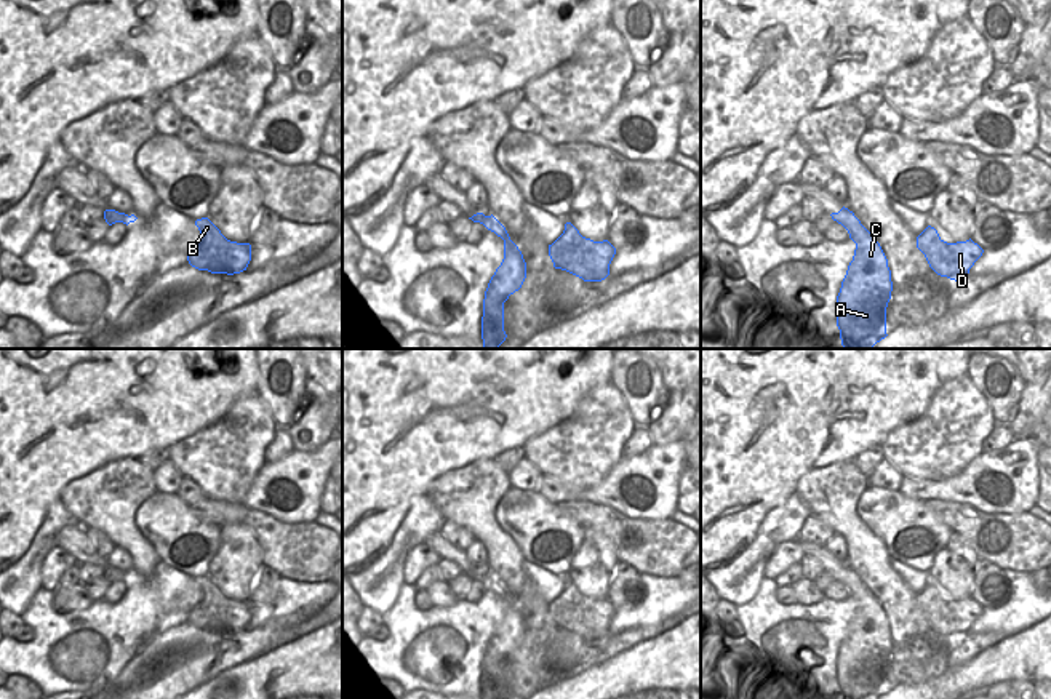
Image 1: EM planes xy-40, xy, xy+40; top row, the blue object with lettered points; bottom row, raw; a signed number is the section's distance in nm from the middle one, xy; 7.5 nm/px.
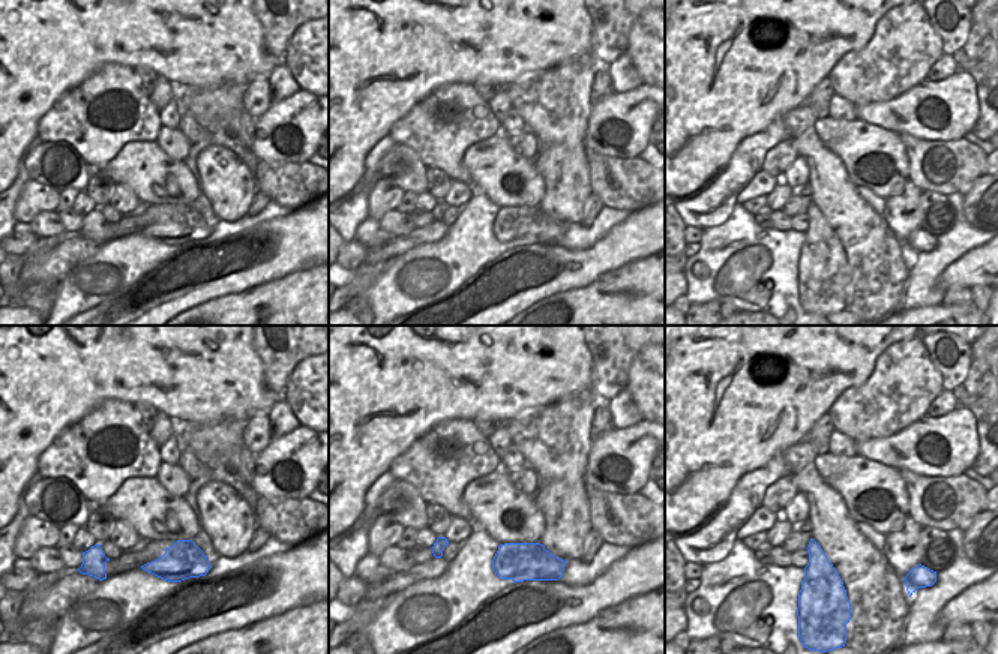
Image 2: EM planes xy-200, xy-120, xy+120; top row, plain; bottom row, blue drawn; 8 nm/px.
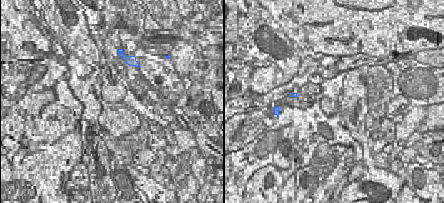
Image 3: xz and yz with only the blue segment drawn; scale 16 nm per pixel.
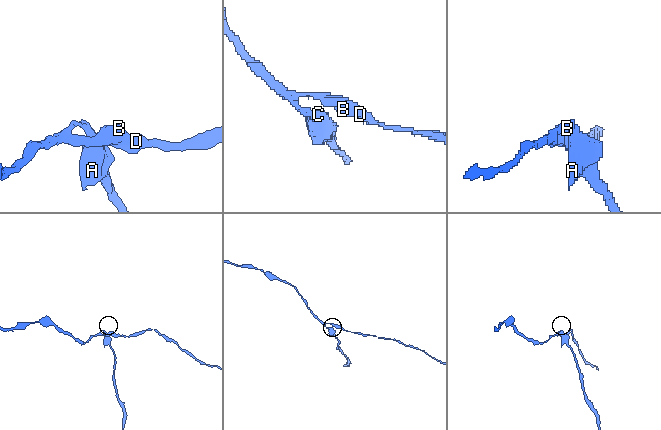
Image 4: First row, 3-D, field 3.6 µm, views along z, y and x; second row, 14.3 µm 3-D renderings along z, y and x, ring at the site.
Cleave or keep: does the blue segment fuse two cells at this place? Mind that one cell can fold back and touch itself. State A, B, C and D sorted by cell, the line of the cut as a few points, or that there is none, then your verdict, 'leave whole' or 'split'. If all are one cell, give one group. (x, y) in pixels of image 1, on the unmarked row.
A C / B D | xy (485, 575), (471, 576) | split

